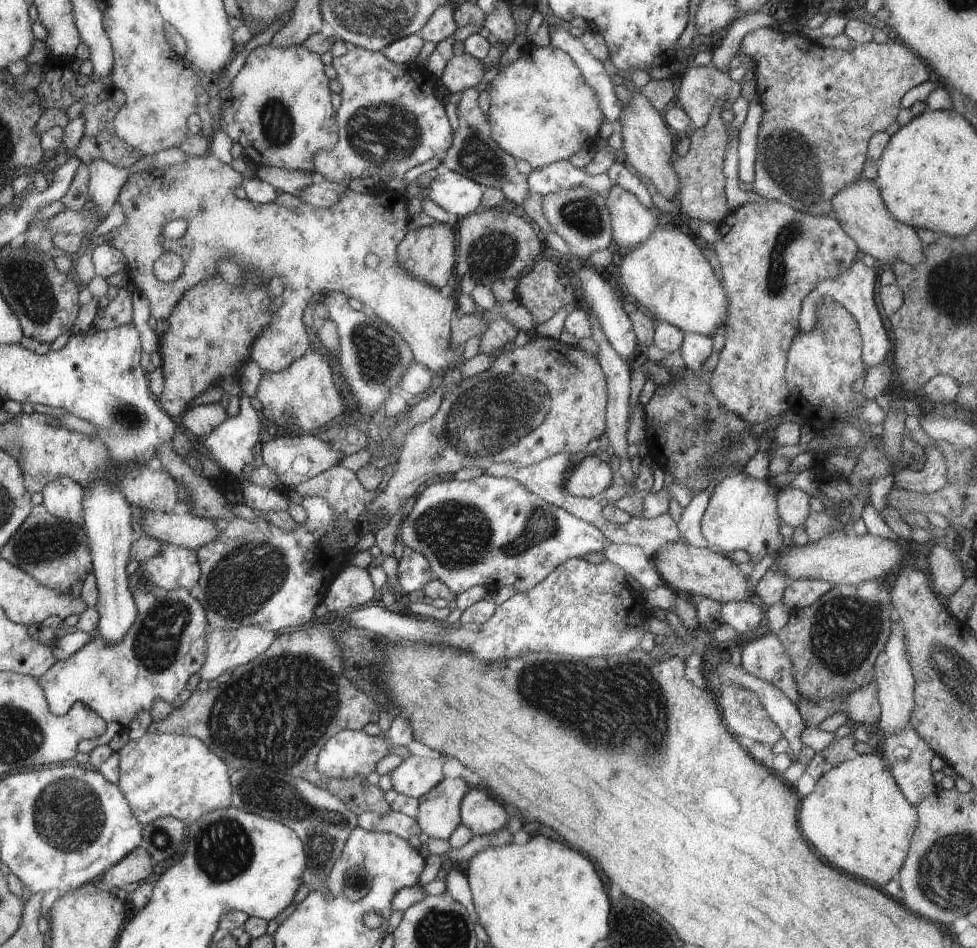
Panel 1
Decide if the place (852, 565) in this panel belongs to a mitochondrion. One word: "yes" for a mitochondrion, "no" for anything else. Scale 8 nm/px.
no

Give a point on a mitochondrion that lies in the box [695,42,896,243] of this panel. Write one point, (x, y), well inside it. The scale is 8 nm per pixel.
(786, 161)

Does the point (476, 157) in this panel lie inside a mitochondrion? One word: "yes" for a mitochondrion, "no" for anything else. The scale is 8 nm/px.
yes

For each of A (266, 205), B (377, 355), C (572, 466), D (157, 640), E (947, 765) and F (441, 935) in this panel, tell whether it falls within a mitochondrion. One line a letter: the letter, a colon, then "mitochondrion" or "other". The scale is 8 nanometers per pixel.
A: other
B: mitochondrion
C: other
D: mitochondrion
E: other
F: mitochondrion

